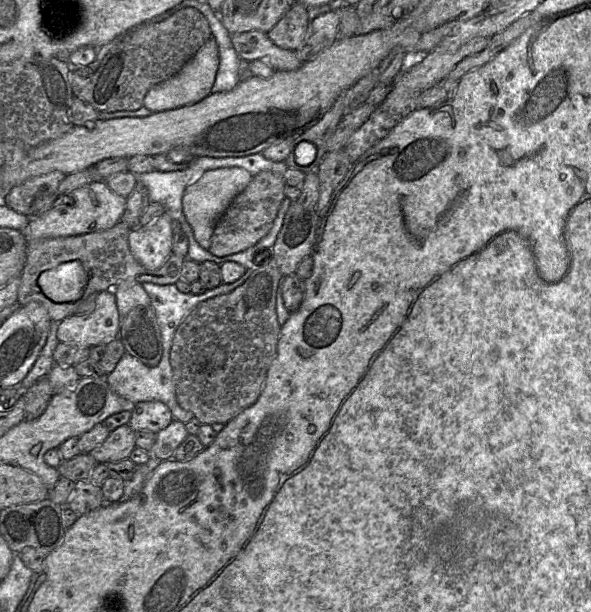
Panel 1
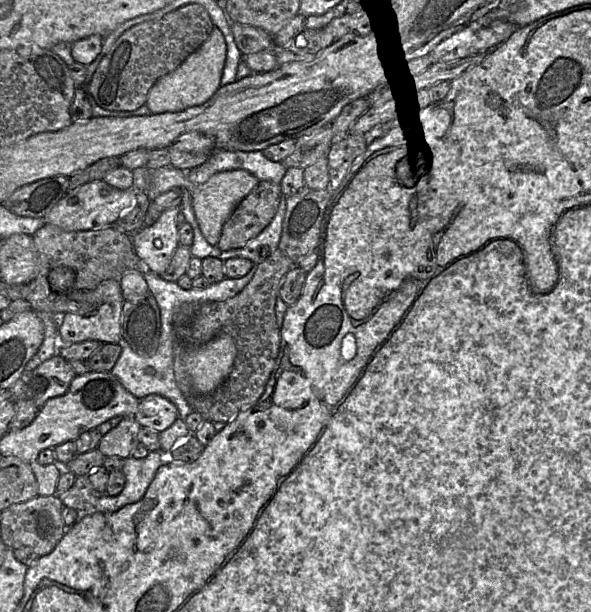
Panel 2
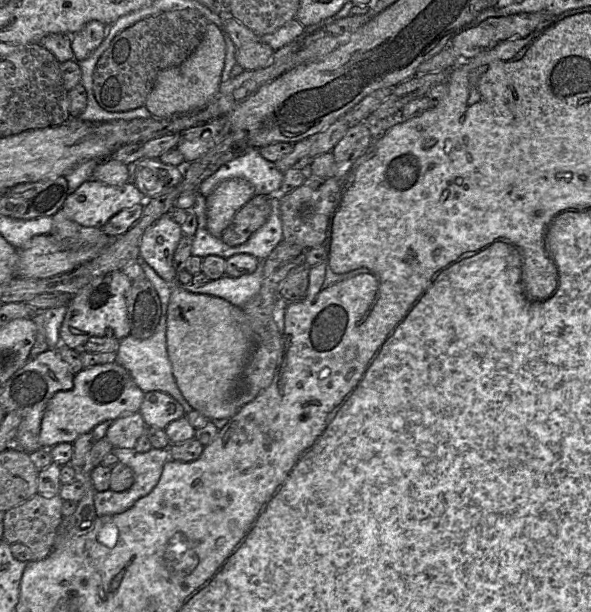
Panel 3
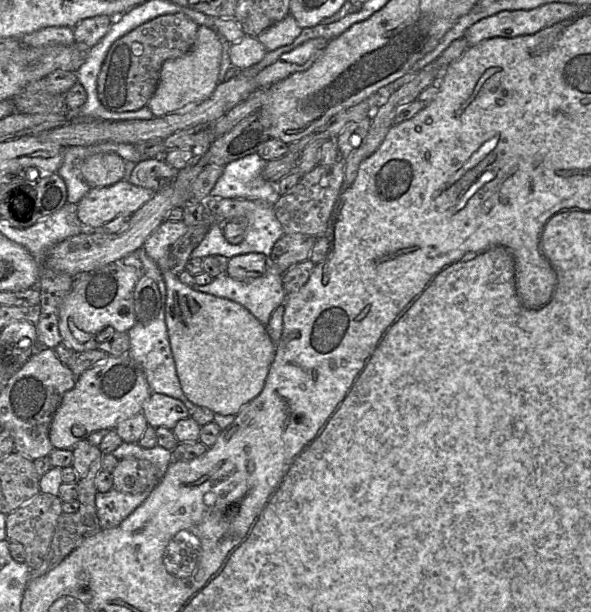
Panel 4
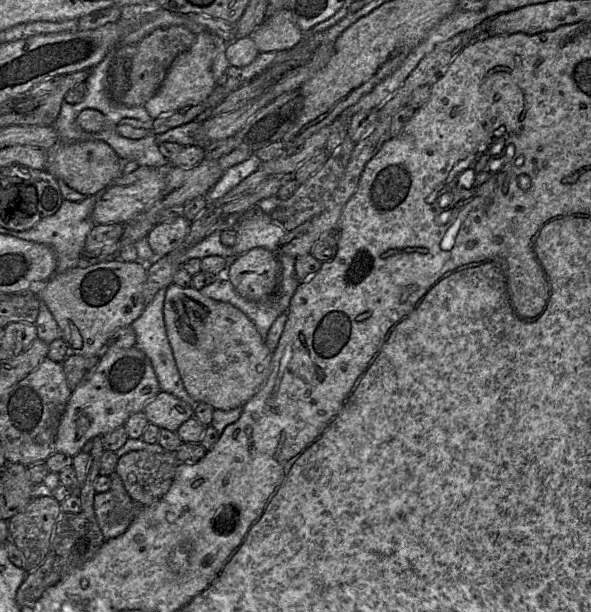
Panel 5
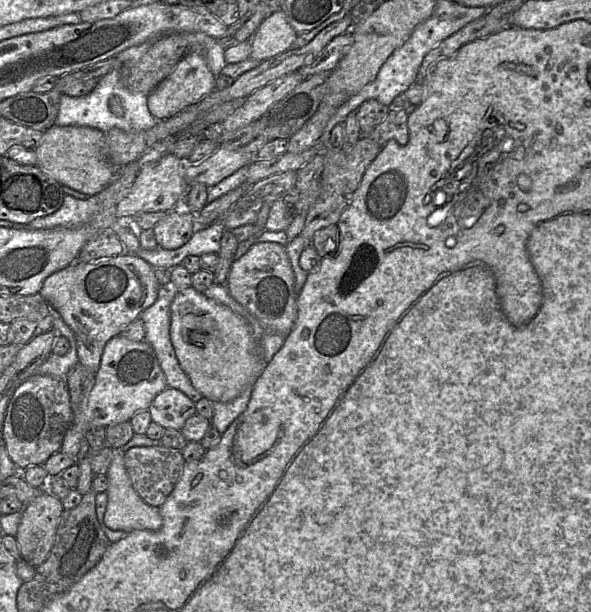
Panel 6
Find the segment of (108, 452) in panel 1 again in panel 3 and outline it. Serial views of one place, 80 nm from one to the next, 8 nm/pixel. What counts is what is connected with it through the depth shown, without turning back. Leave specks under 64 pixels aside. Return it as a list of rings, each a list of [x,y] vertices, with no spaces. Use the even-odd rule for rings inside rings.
[[[136,412],[115,419],[106,431],[105,438],[114,448],[132,449],[146,428],[148,426],[141,414]]]

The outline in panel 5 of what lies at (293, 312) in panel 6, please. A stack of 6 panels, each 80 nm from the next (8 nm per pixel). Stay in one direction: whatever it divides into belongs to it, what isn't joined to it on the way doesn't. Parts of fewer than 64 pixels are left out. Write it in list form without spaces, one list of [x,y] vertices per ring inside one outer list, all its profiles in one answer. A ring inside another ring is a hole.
[[[256,247],[232,259],[225,275],[239,295],[258,302],[276,292],[281,278],[281,264],[277,252]]]

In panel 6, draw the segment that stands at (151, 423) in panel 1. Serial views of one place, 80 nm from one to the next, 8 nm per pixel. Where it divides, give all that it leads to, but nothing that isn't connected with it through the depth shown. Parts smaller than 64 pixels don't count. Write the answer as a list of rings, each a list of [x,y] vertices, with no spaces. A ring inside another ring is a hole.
[[[167,387],[147,409],[153,422],[163,428],[181,430],[186,420],[196,414],[196,403],[182,391]]]

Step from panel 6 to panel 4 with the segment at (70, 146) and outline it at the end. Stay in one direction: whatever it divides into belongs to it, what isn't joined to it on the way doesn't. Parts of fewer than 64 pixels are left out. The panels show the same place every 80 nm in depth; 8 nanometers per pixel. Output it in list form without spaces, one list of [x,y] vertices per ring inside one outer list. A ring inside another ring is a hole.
[[[115,152],[89,156],[81,163],[81,174],[90,187],[104,187],[124,179],[126,161]]]

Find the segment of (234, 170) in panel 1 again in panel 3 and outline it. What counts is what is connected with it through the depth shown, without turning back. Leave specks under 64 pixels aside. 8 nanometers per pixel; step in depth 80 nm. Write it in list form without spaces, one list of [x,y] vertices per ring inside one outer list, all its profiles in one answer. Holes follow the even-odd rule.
[[[242,178],[228,179],[218,184],[206,196],[206,223],[209,233],[221,237],[238,210],[255,194],[254,187]]]

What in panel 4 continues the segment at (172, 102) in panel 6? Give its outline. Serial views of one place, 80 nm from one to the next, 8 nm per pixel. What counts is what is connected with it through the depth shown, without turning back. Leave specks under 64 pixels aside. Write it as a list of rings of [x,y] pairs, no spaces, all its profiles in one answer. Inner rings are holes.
[[[199,26],[192,48],[185,55],[164,62],[157,88],[147,103],[155,117],[172,113],[184,106],[199,104],[214,92],[220,83],[222,46],[214,29],[208,26]]]

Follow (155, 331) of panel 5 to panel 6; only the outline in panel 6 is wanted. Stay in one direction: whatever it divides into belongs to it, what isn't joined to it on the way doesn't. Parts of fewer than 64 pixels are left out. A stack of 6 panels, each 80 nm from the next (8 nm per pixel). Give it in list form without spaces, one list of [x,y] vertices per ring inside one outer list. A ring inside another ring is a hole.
[[[161,286],[156,301],[141,313],[139,319],[144,324],[144,340],[154,349],[167,386],[182,391],[197,403],[203,396],[182,370],[170,338],[170,305],[175,293],[174,288]]]

